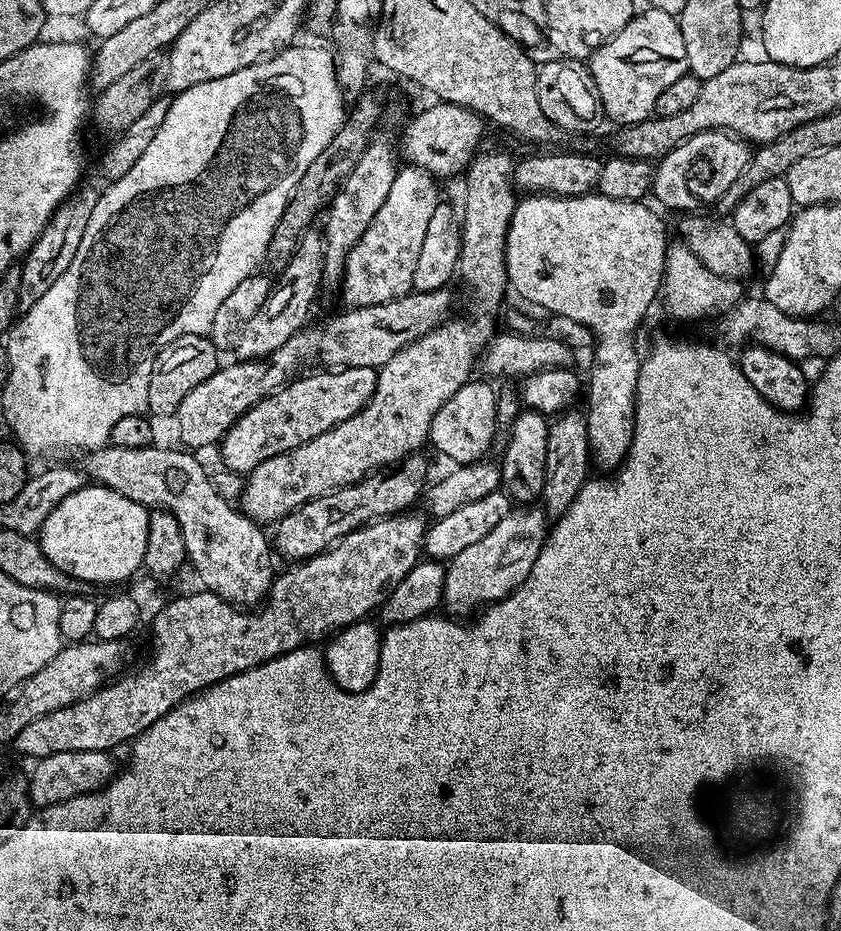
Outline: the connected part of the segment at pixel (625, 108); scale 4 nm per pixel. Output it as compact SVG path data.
M651 6L645 8L645 12L637 11L629 24L590 57L592 80L598 86L605 117L616 126L648 119L655 113L662 90L689 75L679 19Z

